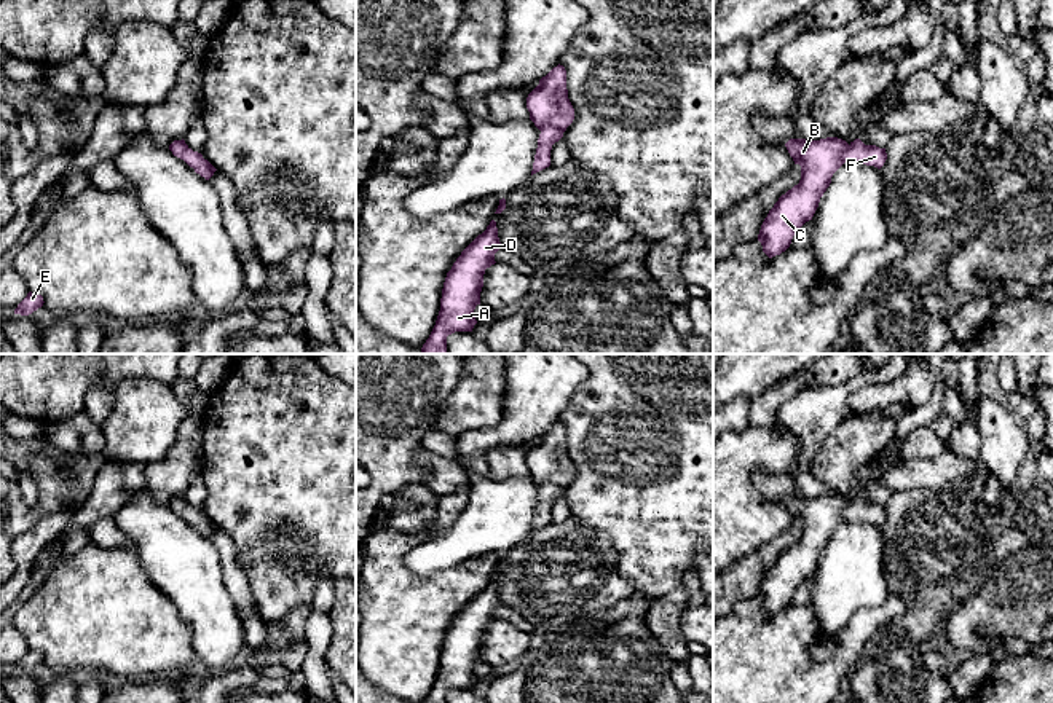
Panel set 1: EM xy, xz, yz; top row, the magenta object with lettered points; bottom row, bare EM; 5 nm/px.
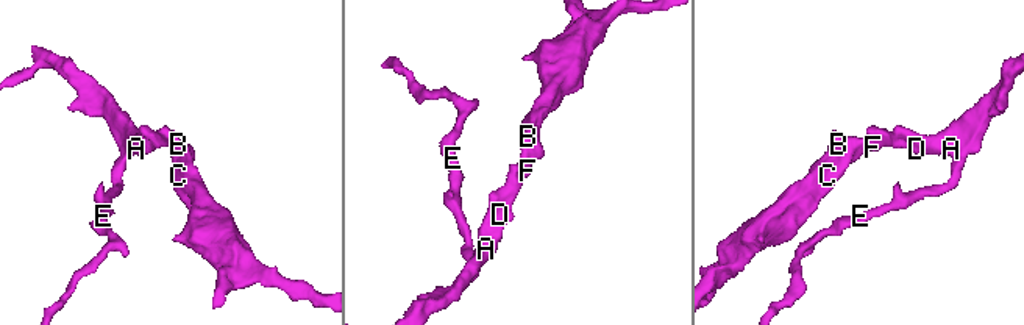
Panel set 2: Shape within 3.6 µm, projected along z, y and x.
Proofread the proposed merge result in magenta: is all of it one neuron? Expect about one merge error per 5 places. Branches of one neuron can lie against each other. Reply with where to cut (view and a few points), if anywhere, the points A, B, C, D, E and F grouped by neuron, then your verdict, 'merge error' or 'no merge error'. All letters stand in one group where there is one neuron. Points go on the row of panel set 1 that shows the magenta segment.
no cut | A B C D E F | no merge error

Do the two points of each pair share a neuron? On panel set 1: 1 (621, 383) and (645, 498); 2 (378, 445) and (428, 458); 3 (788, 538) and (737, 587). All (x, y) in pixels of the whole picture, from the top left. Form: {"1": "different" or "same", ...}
{"1": "same", "2": "different", "3": "same"}

